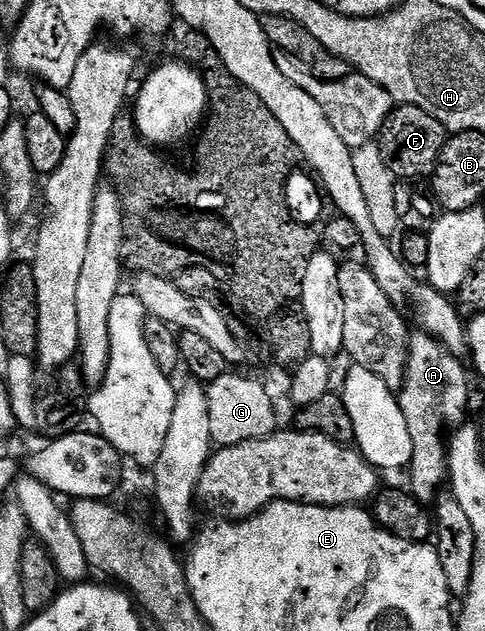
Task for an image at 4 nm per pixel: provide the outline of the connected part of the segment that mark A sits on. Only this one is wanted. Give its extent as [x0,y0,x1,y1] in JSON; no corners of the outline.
[398,332,469,504]

